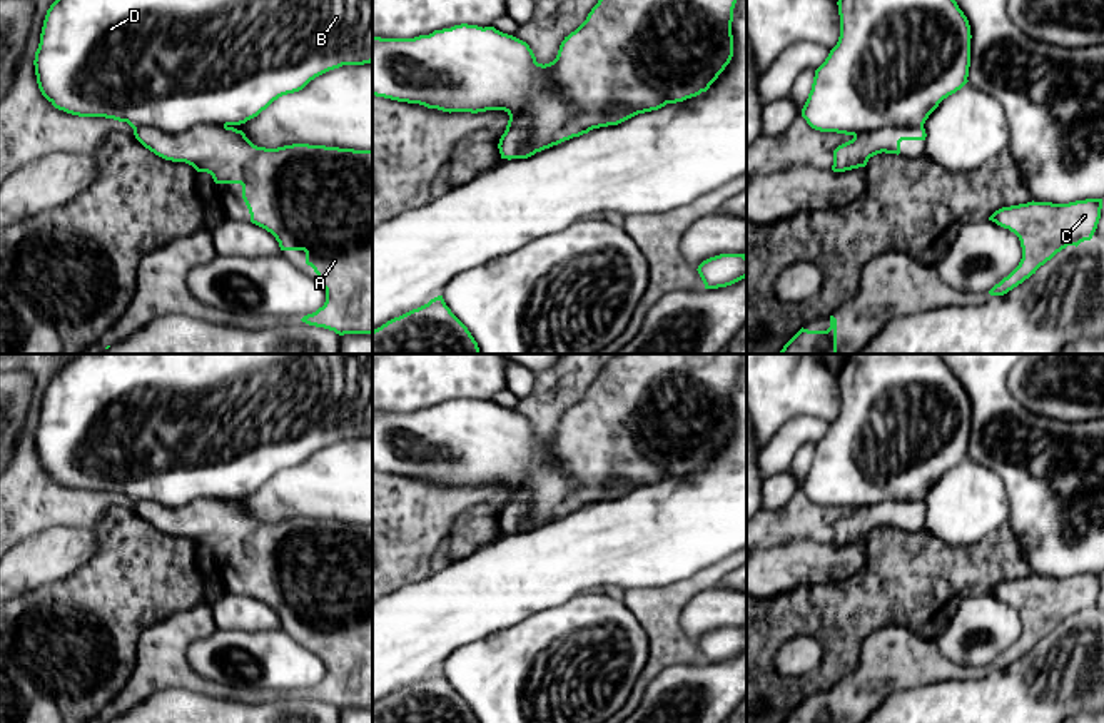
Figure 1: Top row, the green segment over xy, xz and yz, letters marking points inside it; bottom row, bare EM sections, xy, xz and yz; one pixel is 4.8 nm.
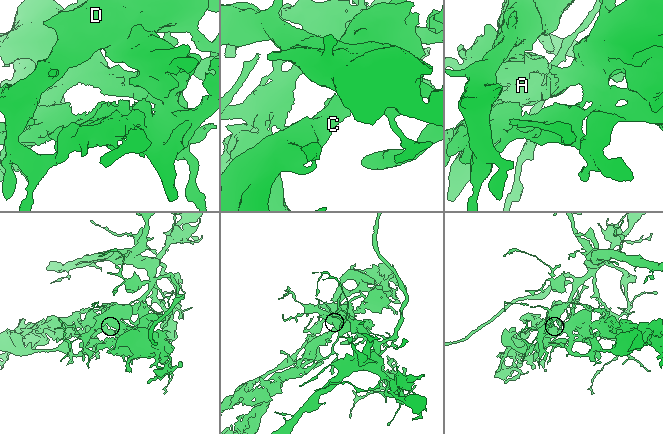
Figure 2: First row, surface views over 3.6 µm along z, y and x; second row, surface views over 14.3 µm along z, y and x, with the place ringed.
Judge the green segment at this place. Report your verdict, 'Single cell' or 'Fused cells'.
Fused cells

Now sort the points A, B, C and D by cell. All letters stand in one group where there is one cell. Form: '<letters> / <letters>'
A C / B D

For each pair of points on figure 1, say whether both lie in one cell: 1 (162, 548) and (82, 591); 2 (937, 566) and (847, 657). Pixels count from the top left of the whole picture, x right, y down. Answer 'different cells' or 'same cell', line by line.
1: same cell
2: same cell

